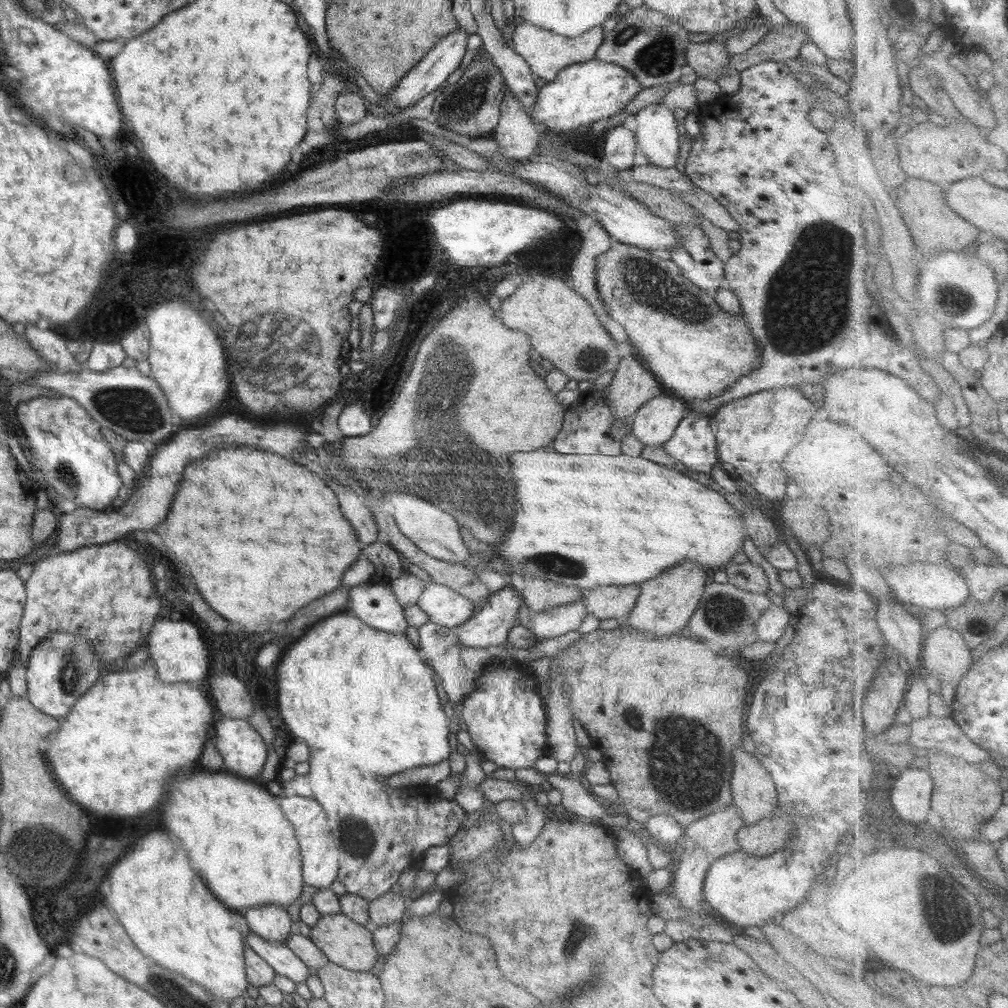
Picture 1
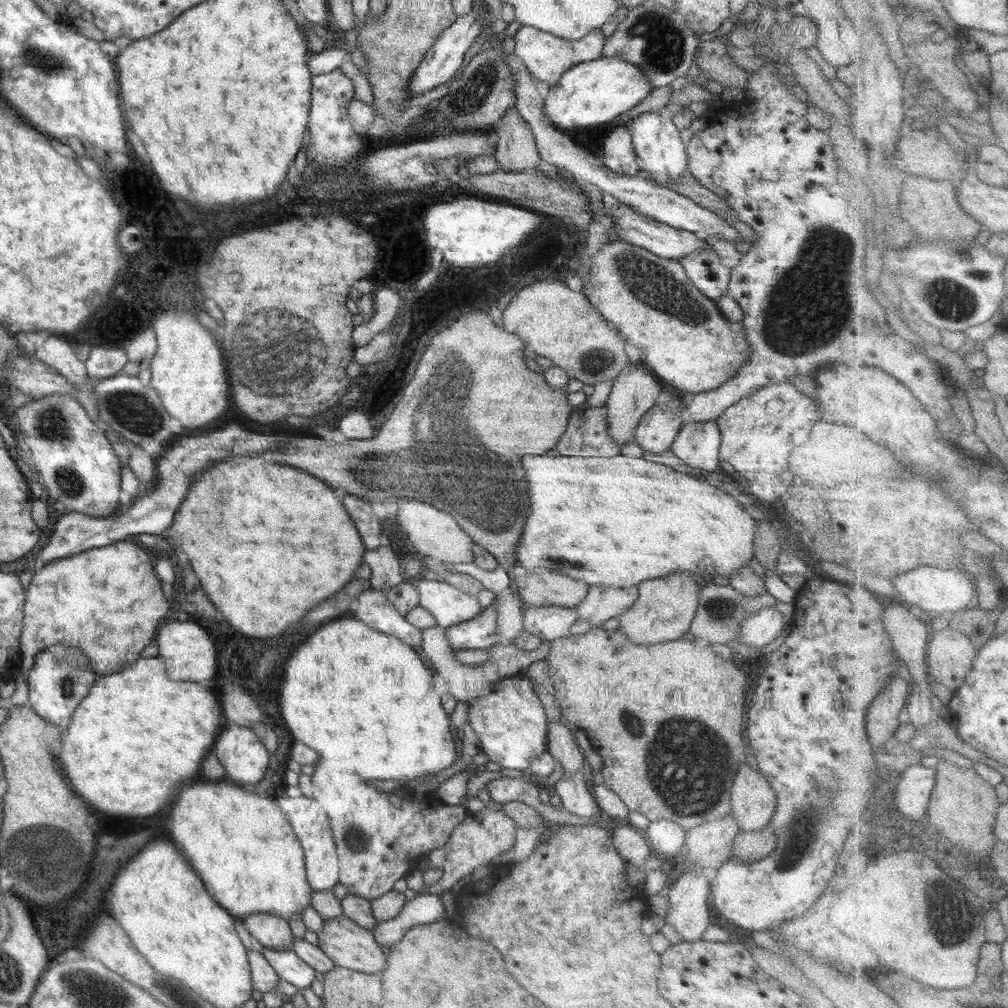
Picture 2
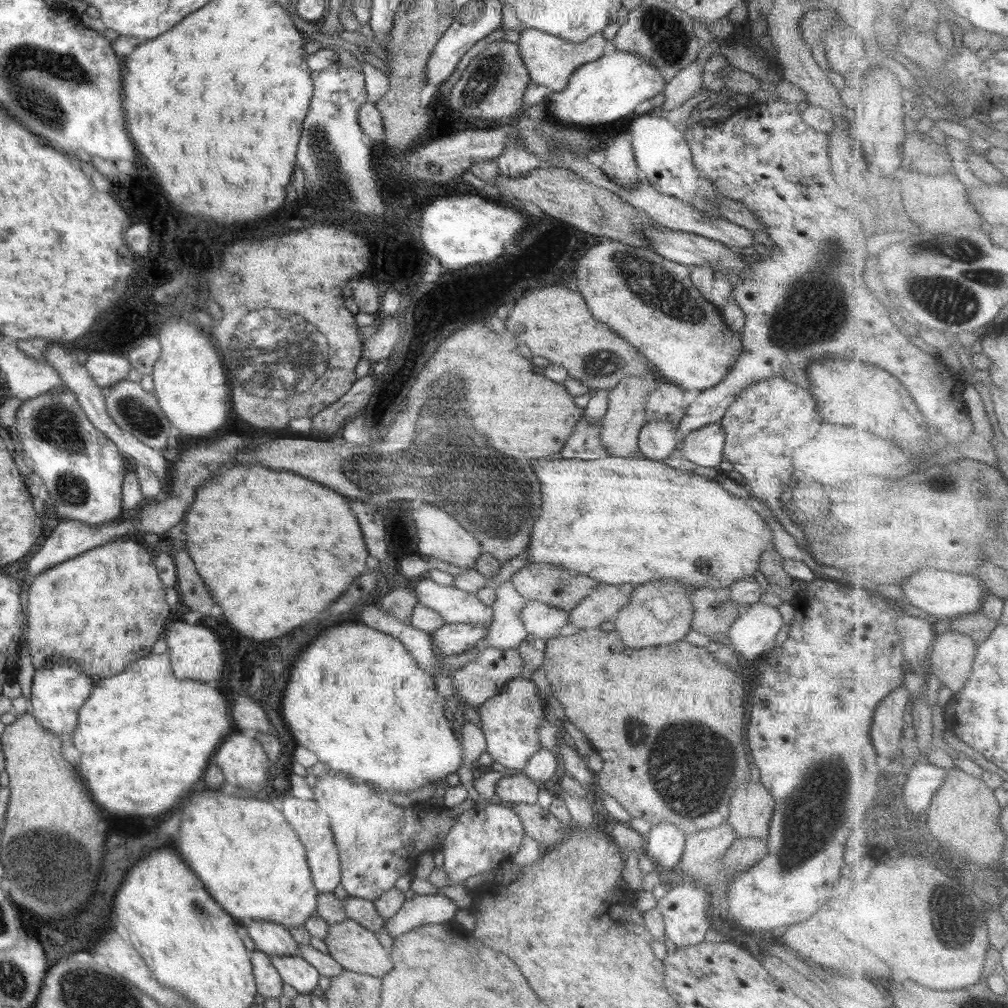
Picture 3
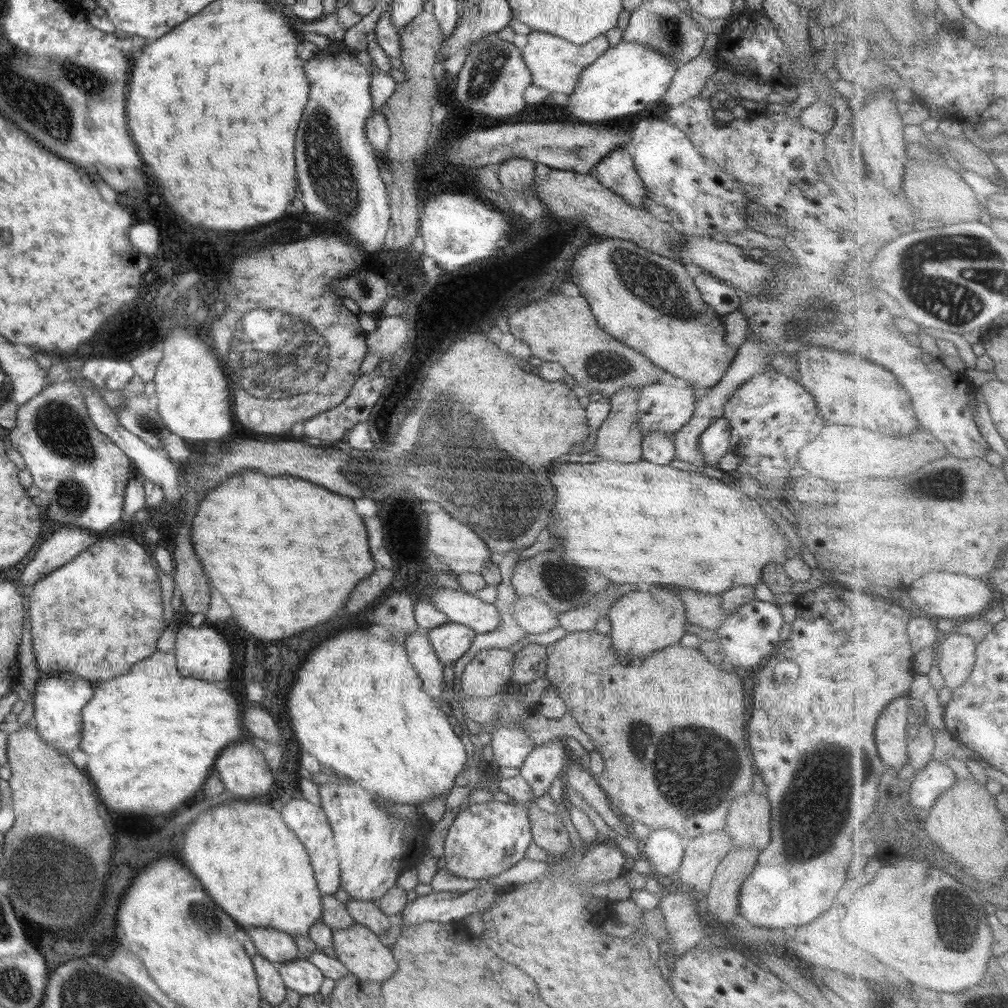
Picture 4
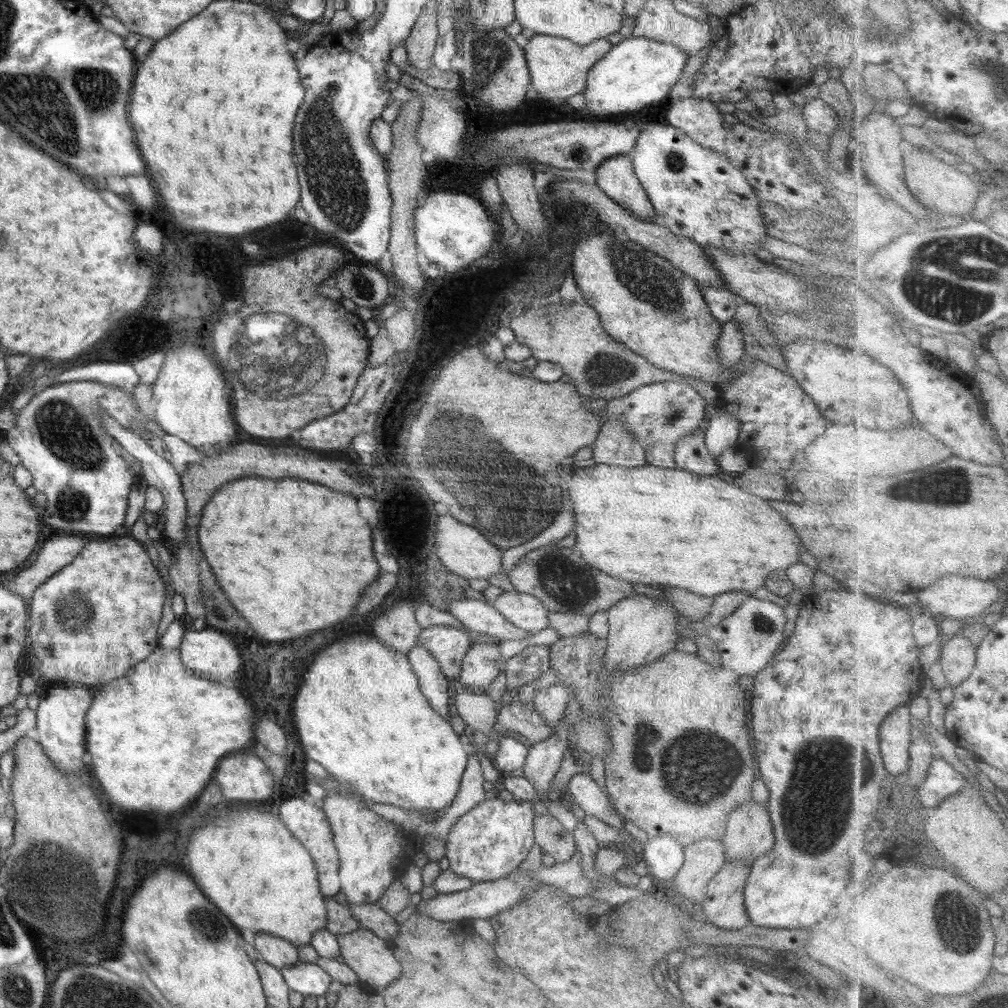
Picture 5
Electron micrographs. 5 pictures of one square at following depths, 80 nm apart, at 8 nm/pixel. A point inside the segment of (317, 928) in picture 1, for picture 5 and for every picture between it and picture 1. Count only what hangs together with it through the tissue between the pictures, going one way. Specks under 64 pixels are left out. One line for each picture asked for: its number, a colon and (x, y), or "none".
2: (349, 945)
3: (357, 949)
4: (360, 950)
5: (369, 956)

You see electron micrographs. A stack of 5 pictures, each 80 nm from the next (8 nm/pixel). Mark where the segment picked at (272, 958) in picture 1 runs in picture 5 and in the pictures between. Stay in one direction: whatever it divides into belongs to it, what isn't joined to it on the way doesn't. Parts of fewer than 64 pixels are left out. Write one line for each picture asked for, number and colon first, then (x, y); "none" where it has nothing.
2: (285, 962)
3: (294, 970)
4: (300, 975)
5: (309, 979)

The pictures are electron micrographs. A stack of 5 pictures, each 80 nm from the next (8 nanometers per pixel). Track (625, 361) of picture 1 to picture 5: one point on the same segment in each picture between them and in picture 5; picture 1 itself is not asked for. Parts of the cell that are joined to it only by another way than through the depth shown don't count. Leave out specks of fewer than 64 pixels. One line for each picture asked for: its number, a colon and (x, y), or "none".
2: (636, 389)
3: (626, 413)
4: (619, 438)
5: (615, 444)

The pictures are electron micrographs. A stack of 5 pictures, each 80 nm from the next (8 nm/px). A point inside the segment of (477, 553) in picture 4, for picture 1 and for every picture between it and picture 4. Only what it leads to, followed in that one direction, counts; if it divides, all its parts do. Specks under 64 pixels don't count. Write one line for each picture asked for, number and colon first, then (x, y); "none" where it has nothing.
1: (433, 530)
2: (433, 533)
3: (440, 537)

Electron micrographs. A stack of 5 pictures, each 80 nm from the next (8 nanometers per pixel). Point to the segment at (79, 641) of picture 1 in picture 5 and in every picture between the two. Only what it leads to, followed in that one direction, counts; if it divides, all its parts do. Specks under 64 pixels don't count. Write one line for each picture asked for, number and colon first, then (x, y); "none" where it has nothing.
2: (62, 676)
3: (59, 689)
4: (59, 698)
5: (60, 729)

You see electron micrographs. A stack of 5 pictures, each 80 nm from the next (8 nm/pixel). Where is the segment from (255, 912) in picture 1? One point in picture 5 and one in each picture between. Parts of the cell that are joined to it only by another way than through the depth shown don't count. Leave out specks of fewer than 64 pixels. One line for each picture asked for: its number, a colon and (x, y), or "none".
2: (270, 931)
3: (274, 939)
4: (273, 944)
5: (273, 950)

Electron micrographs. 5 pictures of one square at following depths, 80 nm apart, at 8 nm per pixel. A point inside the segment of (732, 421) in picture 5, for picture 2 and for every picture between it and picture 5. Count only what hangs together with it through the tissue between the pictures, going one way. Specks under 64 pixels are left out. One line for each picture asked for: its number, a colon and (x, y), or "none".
2: (697, 444)
3: (704, 446)
4: (713, 443)

